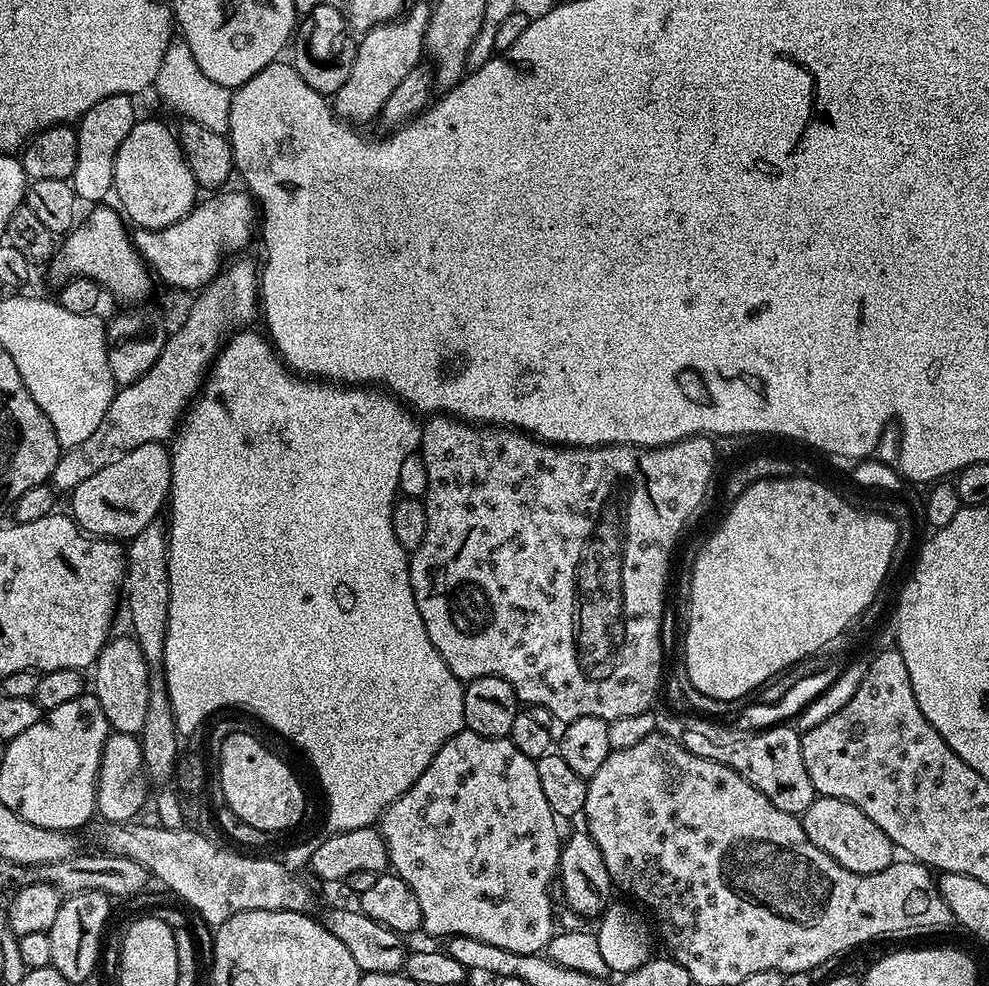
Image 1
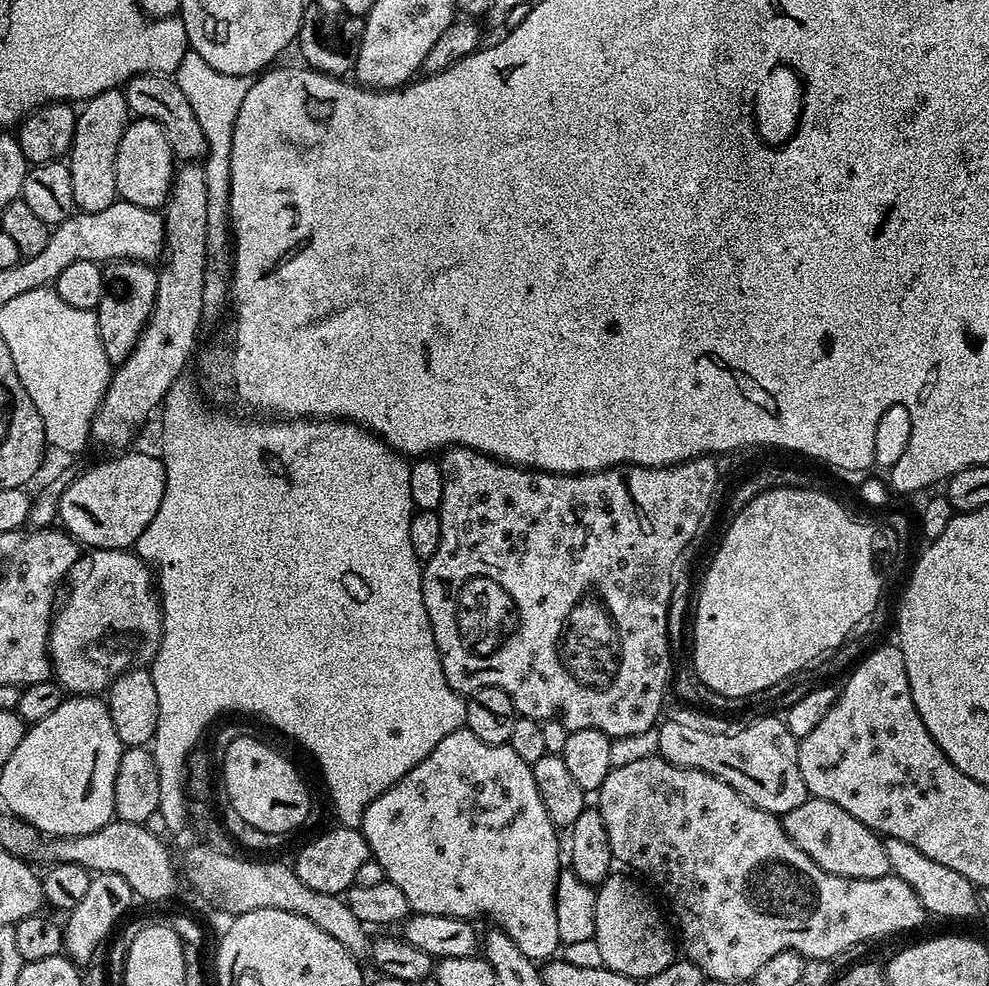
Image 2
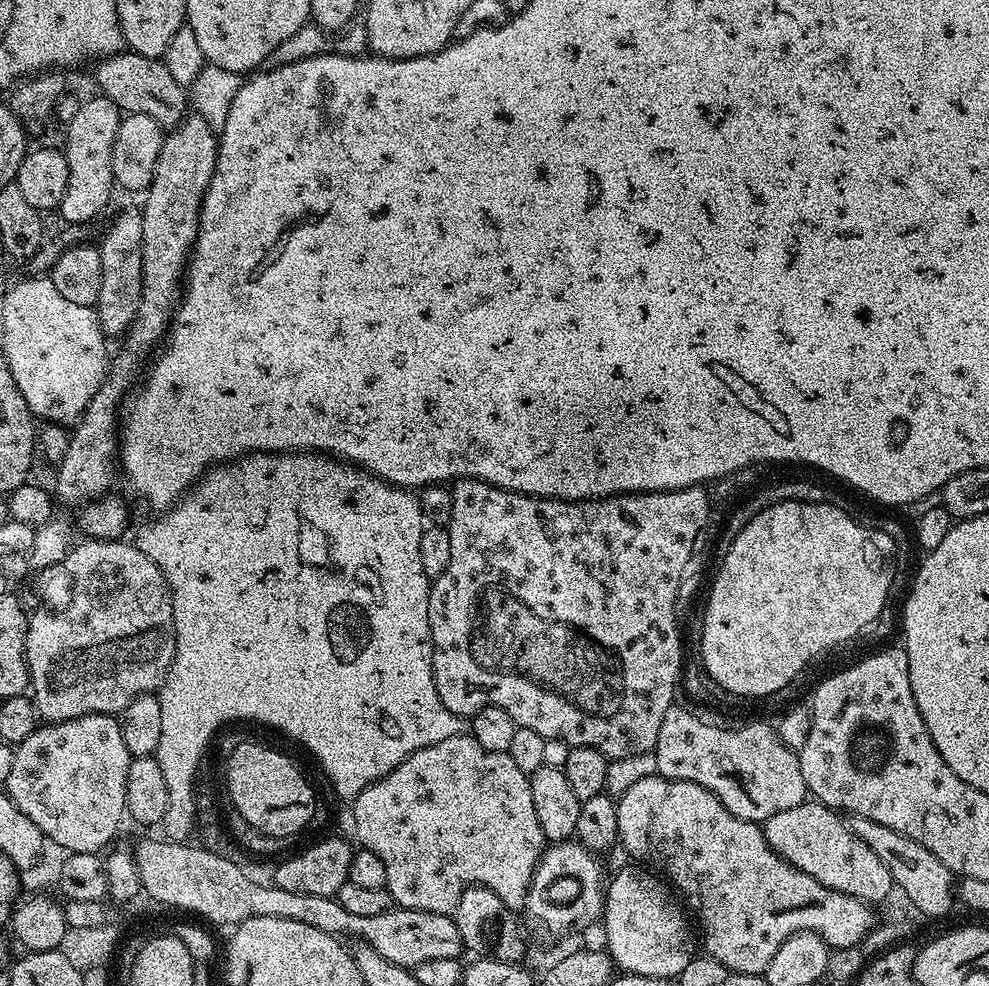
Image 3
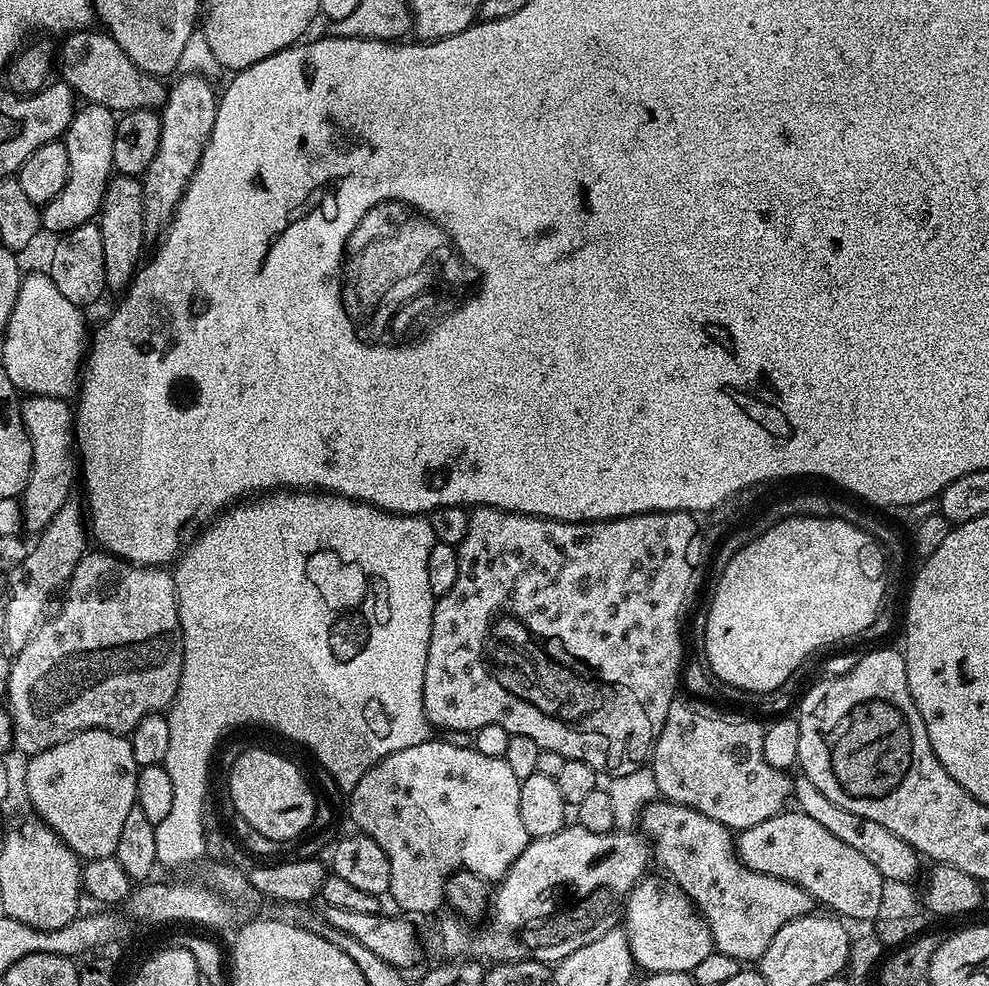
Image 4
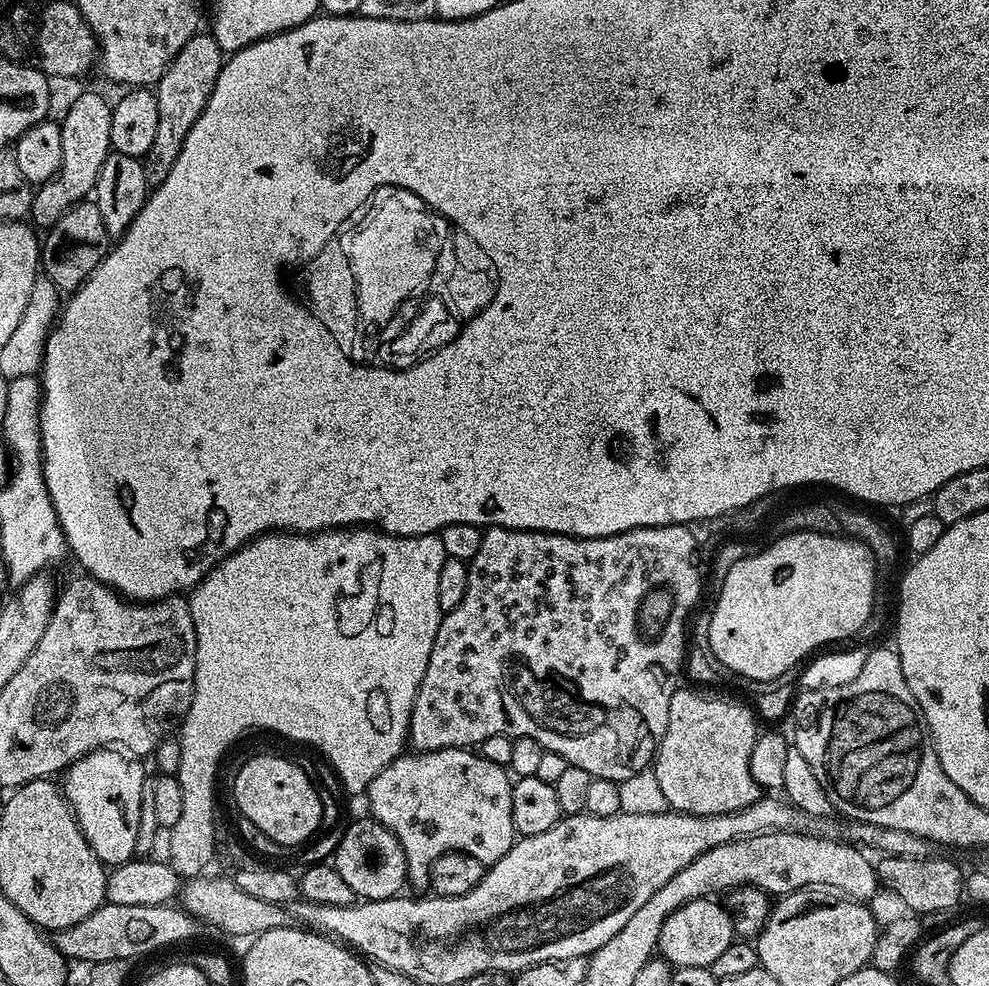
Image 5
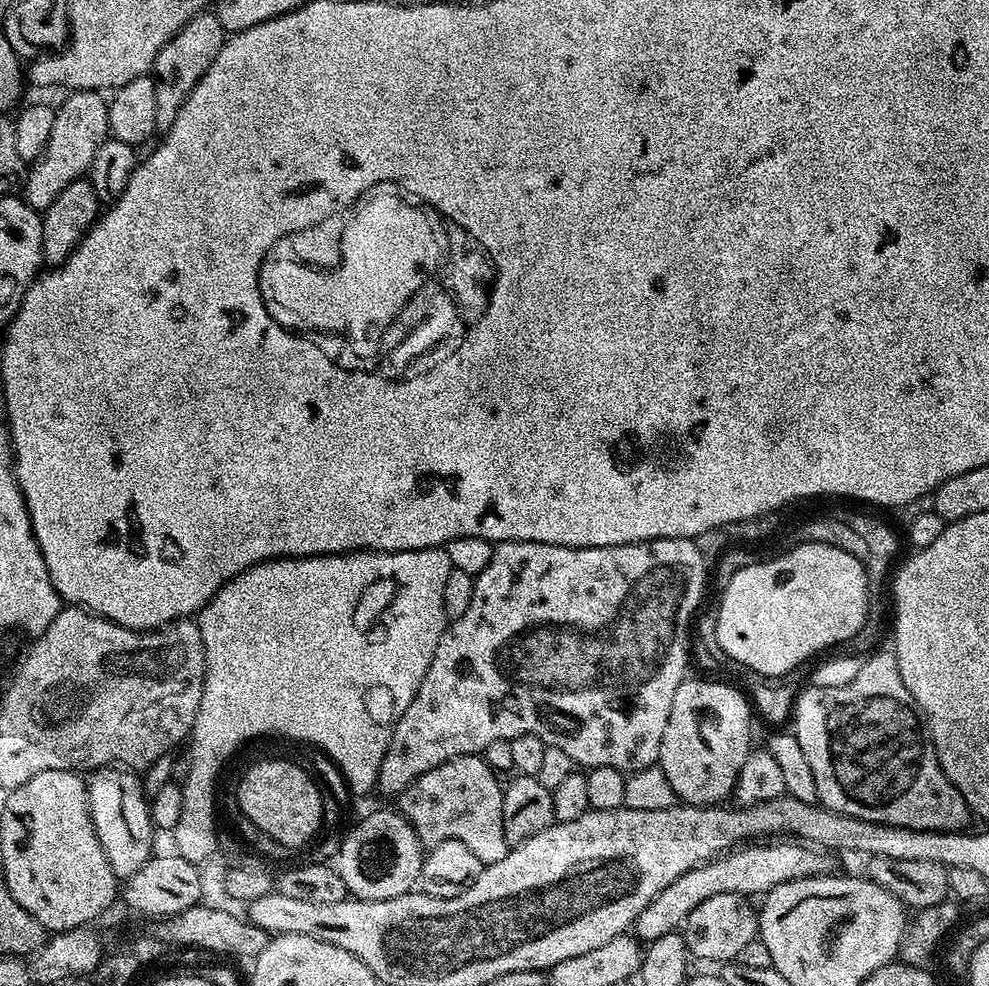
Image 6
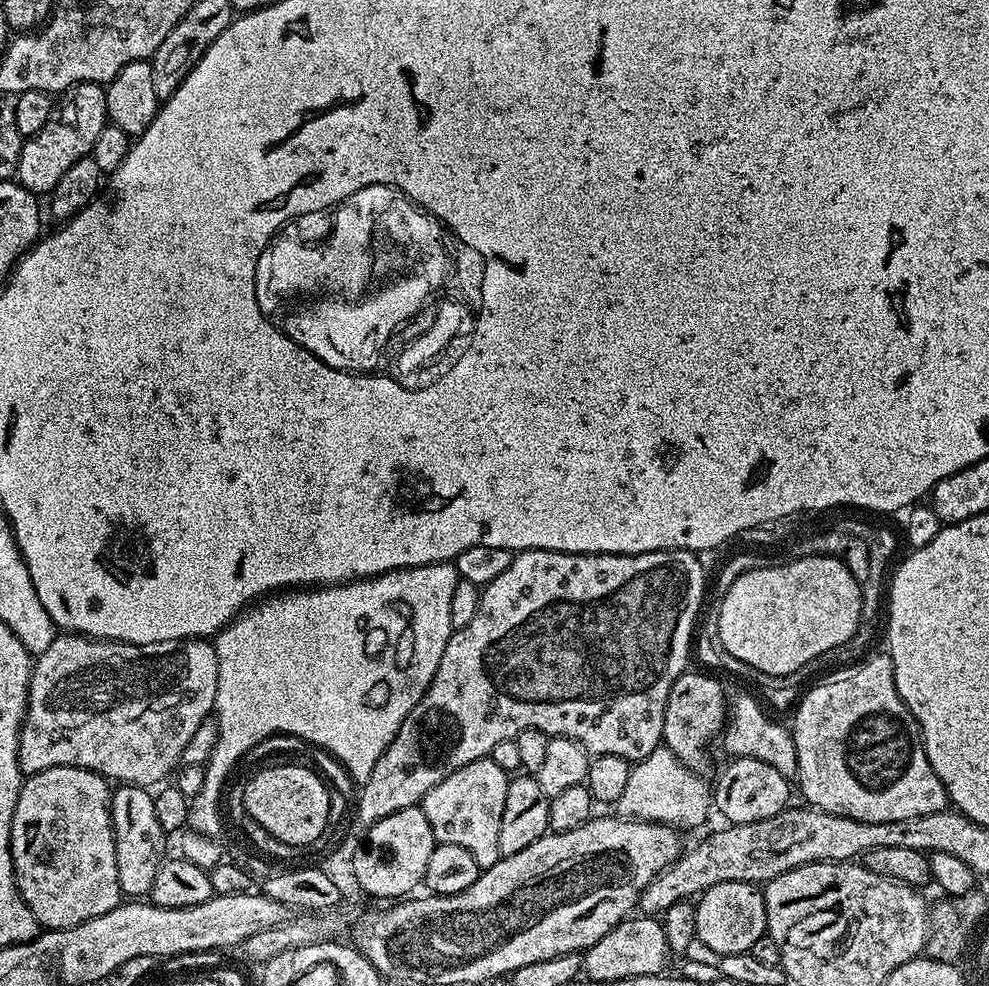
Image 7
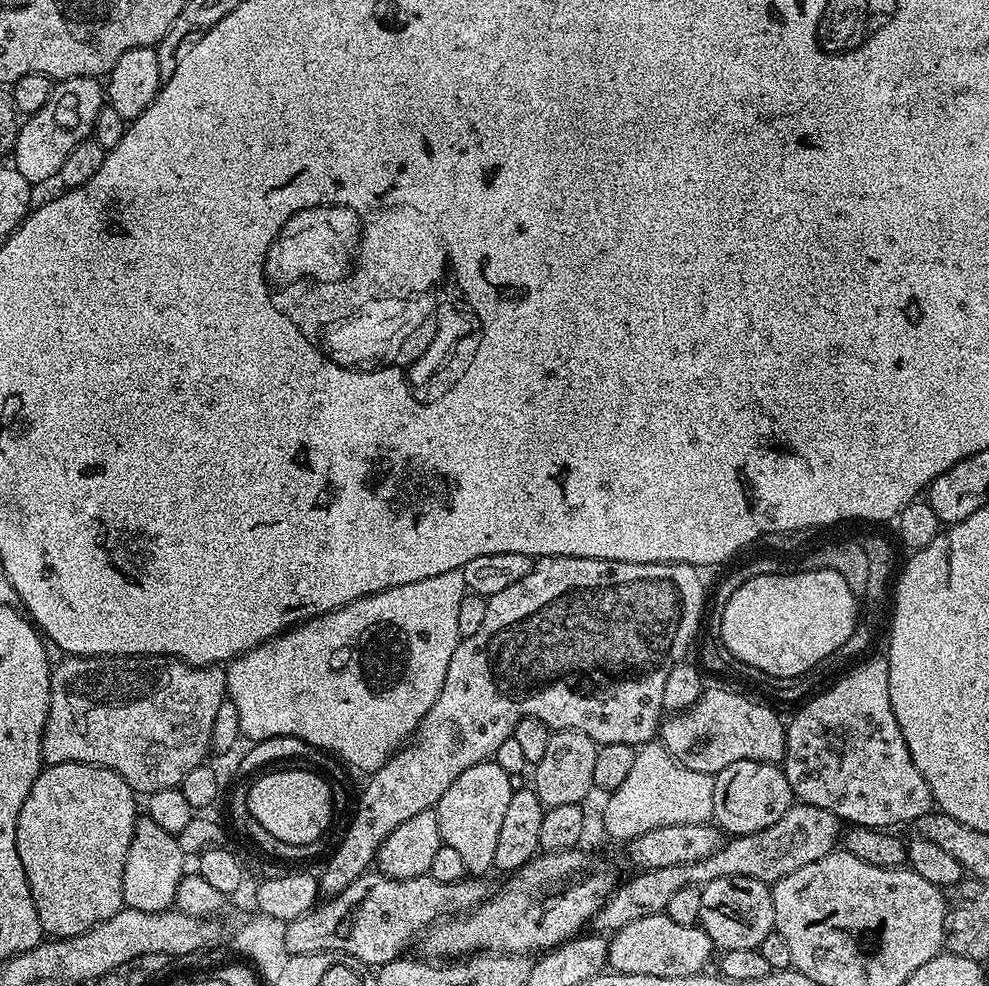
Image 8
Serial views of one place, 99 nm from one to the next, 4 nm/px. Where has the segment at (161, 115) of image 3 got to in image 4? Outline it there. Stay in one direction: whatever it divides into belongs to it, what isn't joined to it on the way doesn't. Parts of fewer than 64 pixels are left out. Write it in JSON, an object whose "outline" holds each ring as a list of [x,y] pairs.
{"outline":[[[77,30],[67,33],[63,37],[64,40],[58,44],[58,76],[63,83],[69,84],[72,91],[76,93],[81,101],[89,104],[101,104],[106,106],[113,114],[123,114],[125,112],[133,112],[139,108],[156,110],[163,105],[165,98],[168,96],[168,88],[165,81],[159,76],[150,74],[146,70],[142,70],[138,66],[134,66],[134,62],[130,62],[130,58],[126,58],[126,54],[122,50],[122,46],[118,46],[118,42],[114,42],[114,38],[109,36],[103,30]]]}

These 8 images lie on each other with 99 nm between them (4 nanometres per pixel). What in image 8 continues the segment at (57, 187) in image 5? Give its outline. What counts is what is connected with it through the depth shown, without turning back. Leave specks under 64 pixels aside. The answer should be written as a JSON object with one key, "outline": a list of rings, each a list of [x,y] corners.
{"outline":[[[75,76],[69,80],[59,81],[53,87],[50,98],[46,98],[46,102],[39,108],[37,112],[31,113],[27,117],[28,120],[19,125],[16,133],[16,146],[14,149],[14,166],[22,174],[22,178],[26,178],[29,184],[39,186],[43,180],[48,180],[59,173],[62,162],[66,162],[66,157],[70,155],[70,150],[74,150],[74,146],[78,146],[78,142],[89,139],[92,134],[92,127],[98,118],[100,109],[105,107],[106,92],[102,87],[101,81],[94,76]]]}

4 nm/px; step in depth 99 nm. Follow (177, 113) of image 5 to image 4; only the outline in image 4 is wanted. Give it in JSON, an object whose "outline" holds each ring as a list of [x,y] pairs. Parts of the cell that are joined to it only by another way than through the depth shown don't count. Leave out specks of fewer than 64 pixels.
{"outline":[[[184,74],[170,84],[168,96],[159,109],[160,137],[158,150],[150,158],[150,166],[144,171],[144,234],[156,238],[168,226],[168,221],[176,212],[178,202],[189,181],[192,180],[196,166],[204,153],[204,147],[214,128],[217,89],[212,89],[213,81],[199,74]]]}

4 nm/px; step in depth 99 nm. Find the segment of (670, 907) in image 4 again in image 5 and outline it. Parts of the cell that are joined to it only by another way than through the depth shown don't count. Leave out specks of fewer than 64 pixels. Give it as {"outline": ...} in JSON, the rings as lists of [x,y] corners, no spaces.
{"outline":[[[712,898],[686,902],[664,920],[658,952],[663,959],[676,968],[698,966],[711,968],[714,958],[719,958],[726,946],[730,946],[737,939],[736,926],[731,912],[723,903],[715,904]]]}

